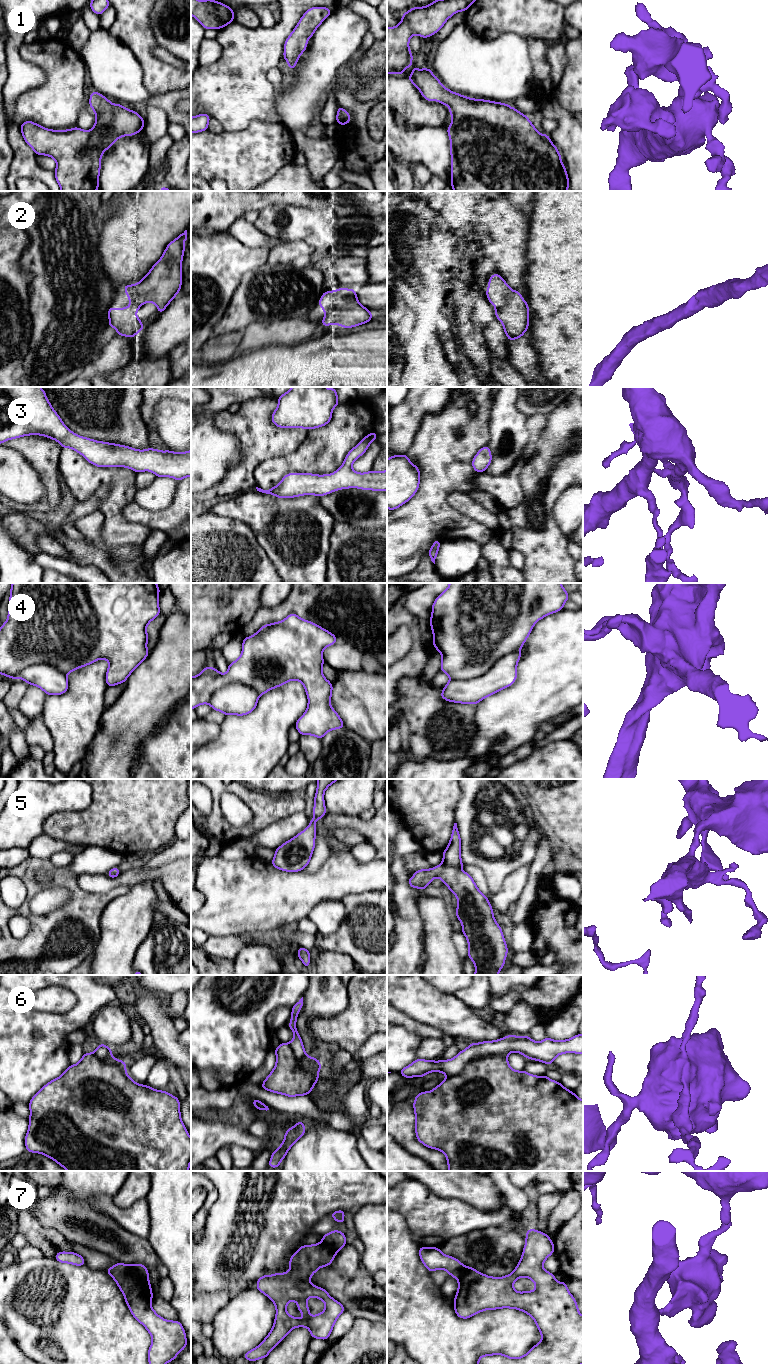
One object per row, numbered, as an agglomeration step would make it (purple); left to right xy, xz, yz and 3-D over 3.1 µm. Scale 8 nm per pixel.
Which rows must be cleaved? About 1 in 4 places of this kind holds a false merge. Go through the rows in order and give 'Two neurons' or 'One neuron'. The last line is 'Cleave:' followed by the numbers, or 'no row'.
1: One neuron
2: One neuron
3: One neuron
4: Two neurons
5: One neuron
6: One neuron
7: Two neurons
Cleave: 4, 7

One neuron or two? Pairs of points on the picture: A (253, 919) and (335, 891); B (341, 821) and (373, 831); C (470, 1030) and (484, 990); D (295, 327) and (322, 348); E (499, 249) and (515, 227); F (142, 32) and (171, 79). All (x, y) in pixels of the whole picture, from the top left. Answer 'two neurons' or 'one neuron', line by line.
A: one neuron
B: one neuron
C: two neurons
D: two neurons
E: one neuron
F: one neuron

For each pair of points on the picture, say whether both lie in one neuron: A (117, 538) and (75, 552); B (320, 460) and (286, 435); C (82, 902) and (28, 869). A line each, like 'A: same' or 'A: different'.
A: different
B: different
C: same

